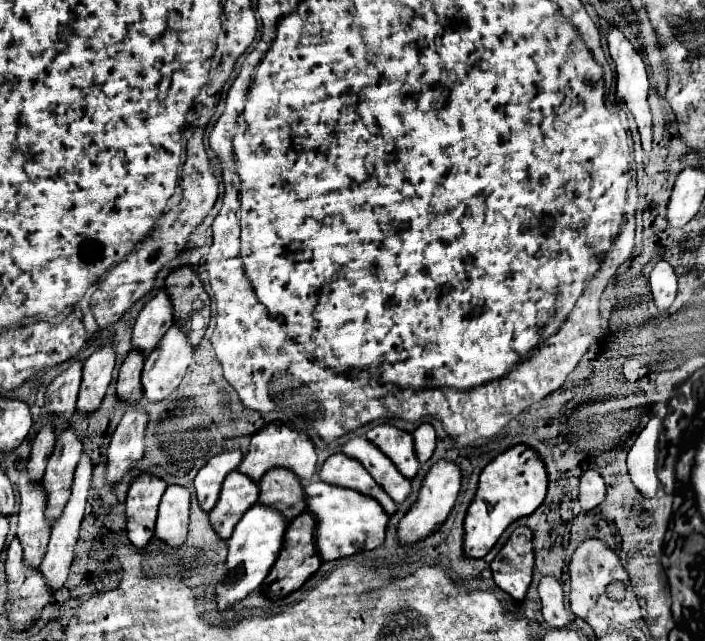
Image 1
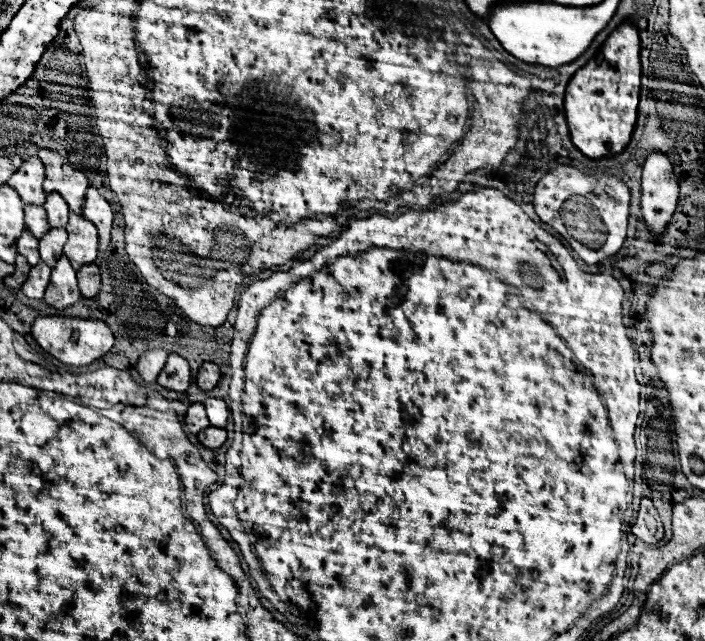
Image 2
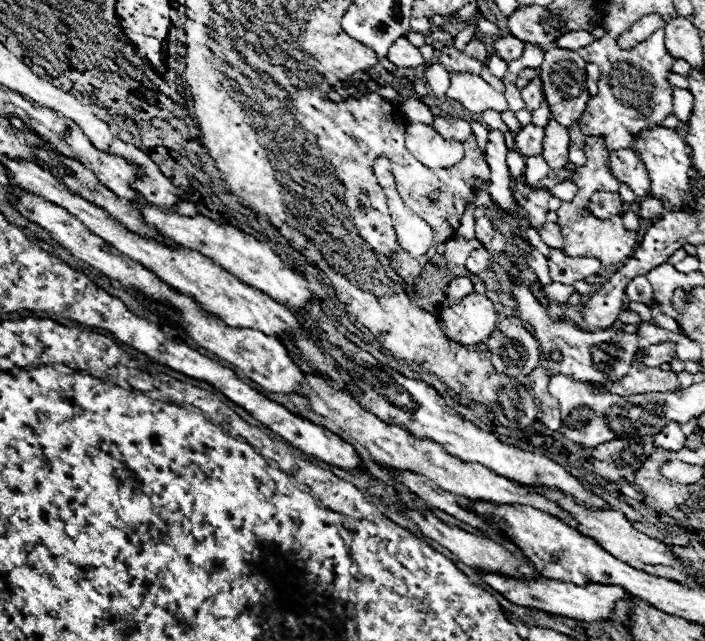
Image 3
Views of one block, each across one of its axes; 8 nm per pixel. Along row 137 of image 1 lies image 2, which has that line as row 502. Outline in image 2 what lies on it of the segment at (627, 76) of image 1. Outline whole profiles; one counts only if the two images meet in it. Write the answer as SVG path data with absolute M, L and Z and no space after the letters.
M642 498L636 522L632 526L632 534L648 544L656 544L658 540L662 540L662 536L664 536L662 522L660 522L660 516L650 498Z

